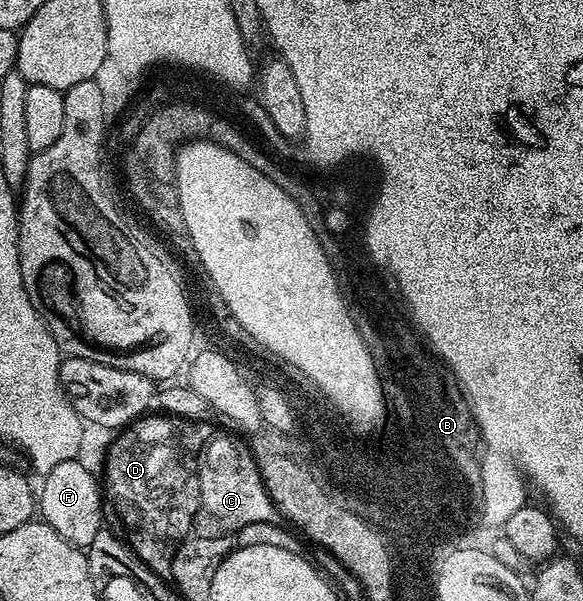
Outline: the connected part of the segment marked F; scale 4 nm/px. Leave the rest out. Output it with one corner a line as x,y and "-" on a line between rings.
75,460
72,462
65,462
64,464
56,464
56,468
52,468
41,479
42,490
40,486
40,493
36,498
36,506
40,511
41,521
47,526
51,526
55,534
60,535
64,542
69,542
74,548
89,548
92,540
96,540
96,532
104,529
104,522
102,522
102,502
104,506
104,490
98,482
94,479
94,474
88,467
82,463
82,460

